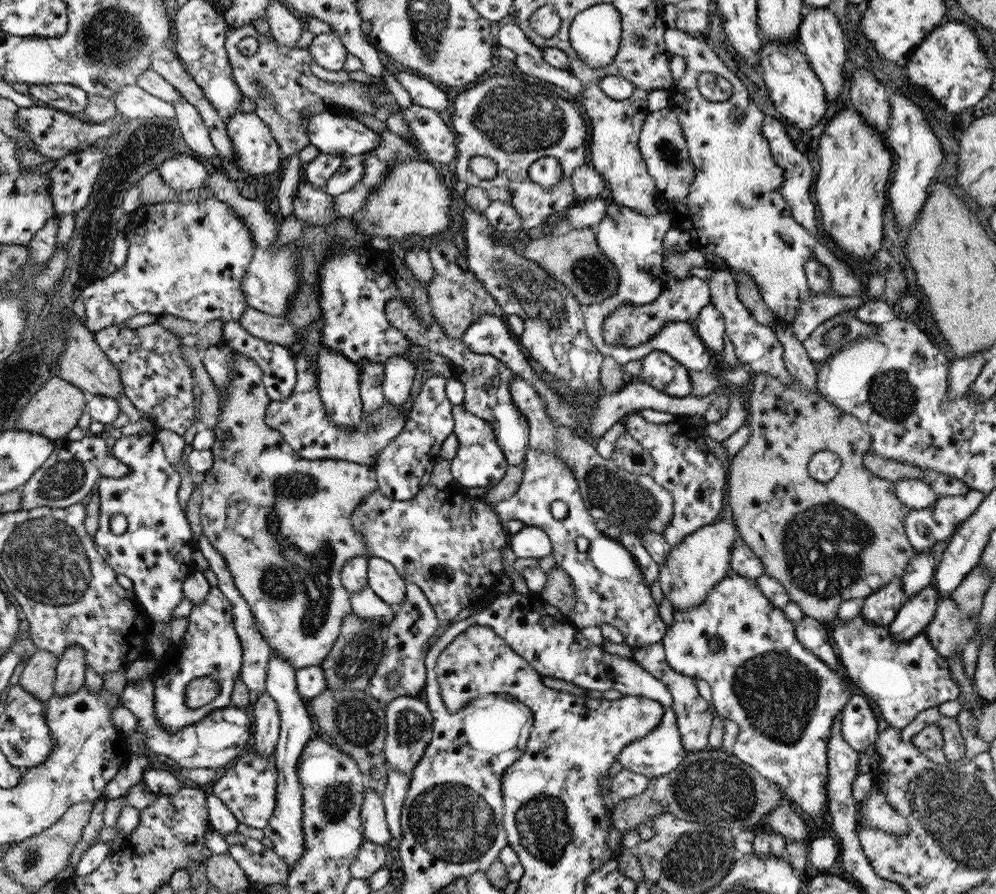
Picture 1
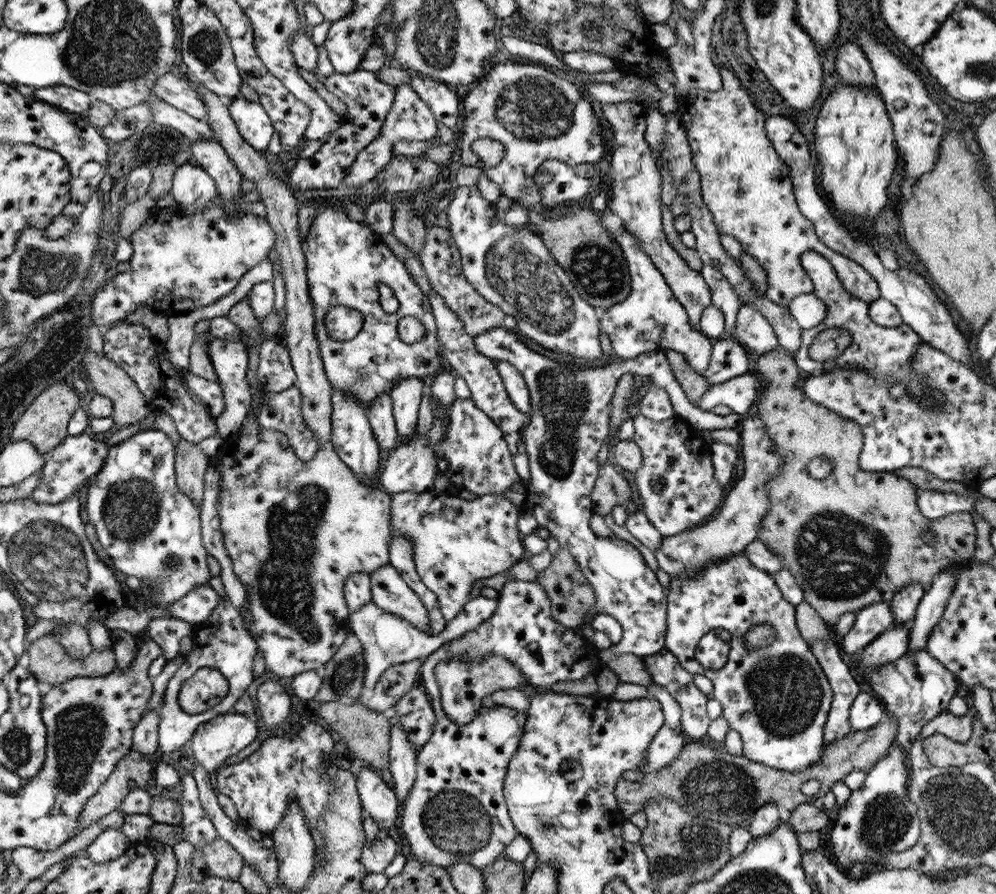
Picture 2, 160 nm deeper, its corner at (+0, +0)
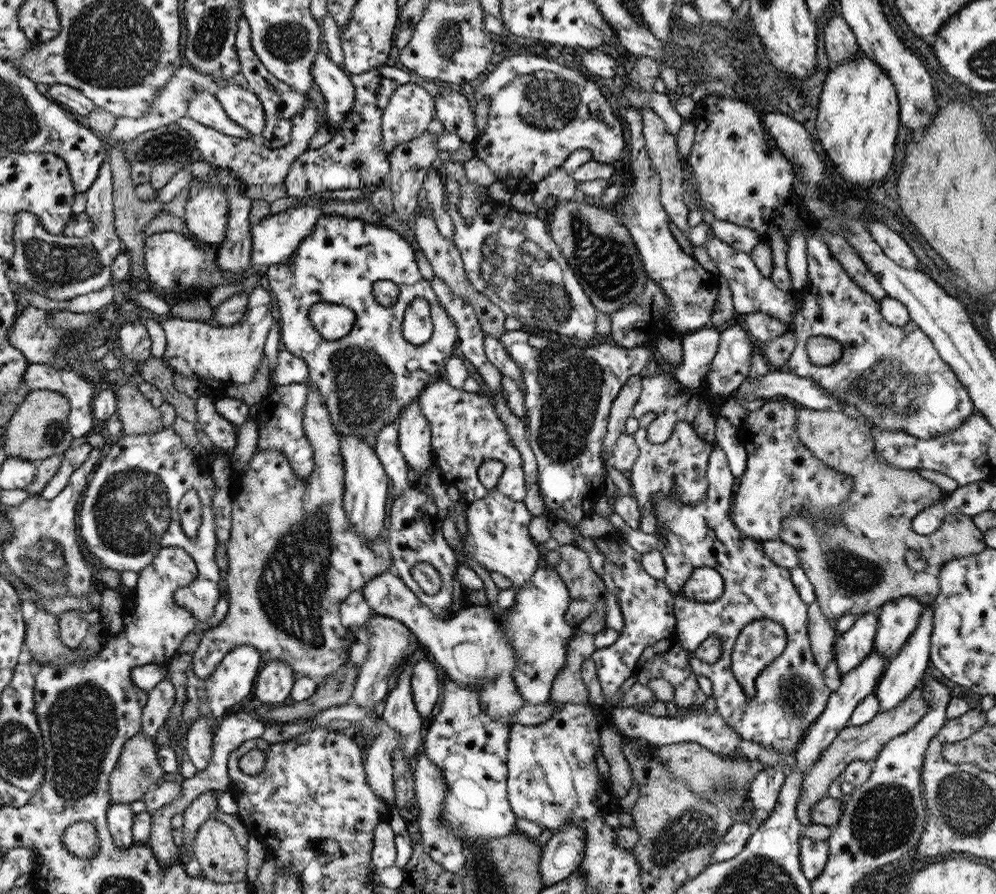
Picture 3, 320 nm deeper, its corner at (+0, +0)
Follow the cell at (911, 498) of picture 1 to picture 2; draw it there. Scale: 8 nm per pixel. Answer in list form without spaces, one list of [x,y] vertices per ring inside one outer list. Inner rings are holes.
[[[978,489],[972,491],[972,494],[959,495],[936,490],[919,490],[916,501],[918,510],[922,516],[930,520],[938,520],[938,518],[944,518],[944,516],[956,512],[972,514],[974,513],[974,505],[979,500],[977,491],[980,493]]]

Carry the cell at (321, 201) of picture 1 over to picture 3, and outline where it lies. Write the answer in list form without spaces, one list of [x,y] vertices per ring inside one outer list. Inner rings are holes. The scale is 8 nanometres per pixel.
[[[326,214],[316,222],[310,236],[300,243],[295,252],[294,264],[271,265],[266,272],[268,286],[280,311],[279,326],[284,348],[306,362],[308,380],[327,403],[328,414],[337,434],[355,434],[376,441],[381,430],[389,422],[397,421],[402,409],[419,396],[432,376],[442,372],[443,365],[457,344],[456,323],[440,306],[431,281],[422,278],[412,246],[398,232],[386,228],[382,223],[362,222],[342,215]],[[377,280],[391,280],[398,286],[397,304],[384,308],[375,301],[372,286]],[[414,298],[424,298],[428,302],[433,323],[431,337],[421,345],[408,342],[402,330],[405,311]],[[318,302],[338,304],[354,311],[356,320],[352,330],[341,339],[326,340],[308,318],[309,309]]]

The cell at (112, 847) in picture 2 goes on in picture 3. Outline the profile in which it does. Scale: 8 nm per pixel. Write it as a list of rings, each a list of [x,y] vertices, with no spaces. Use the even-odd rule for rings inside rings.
[[[114,803],[109,806],[107,822],[116,848],[128,848],[134,845],[134,818],[135,812],[131,809],[131,803]]]

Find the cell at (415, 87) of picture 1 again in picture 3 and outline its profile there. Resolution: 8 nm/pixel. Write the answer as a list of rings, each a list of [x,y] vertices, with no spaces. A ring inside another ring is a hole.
[[[445,84],[442,87],[442,93],[437,96],[438,103],[435,104],[435,118],[442,122],[448,132],[457,134],[463,142],[474,144],[480,132],[474,123],[473,106],[457,87]]]

